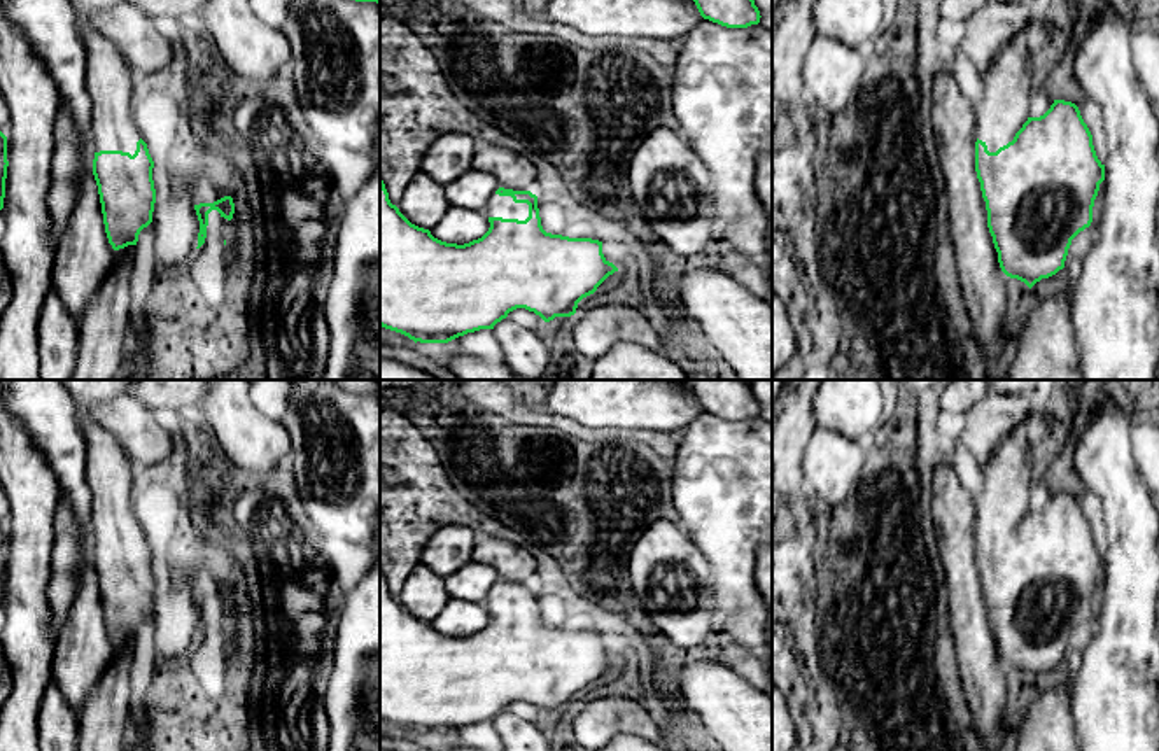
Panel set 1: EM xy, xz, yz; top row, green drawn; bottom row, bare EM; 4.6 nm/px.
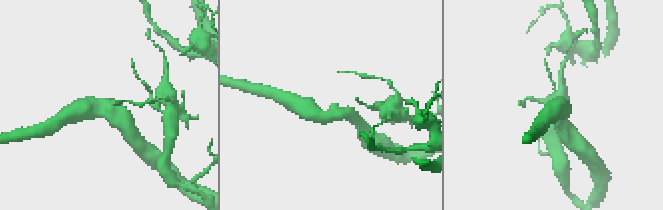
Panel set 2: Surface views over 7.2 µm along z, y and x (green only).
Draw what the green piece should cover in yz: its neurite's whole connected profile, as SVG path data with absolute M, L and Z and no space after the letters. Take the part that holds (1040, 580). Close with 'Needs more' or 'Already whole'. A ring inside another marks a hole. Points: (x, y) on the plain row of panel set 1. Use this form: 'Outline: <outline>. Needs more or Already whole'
Outline: M1028 417L984 464L984 488L975 499L975 564L987 602L987 620L1001 663L1029 681L1064 660L1071 632L1091 618L1105 572L1092 527L1075 495L1054 492L1040 509L1028 508L1029 466L1038 424Z. Needs more

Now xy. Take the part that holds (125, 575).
Outline: M79 410L88 445L86 480L93 494L91 534L93 567L98 578L105 625L114 642L137 637L138 627L152 614L156 581L154 553L133 509L135 467L119 441L98 425L88 410Z. Needs more

